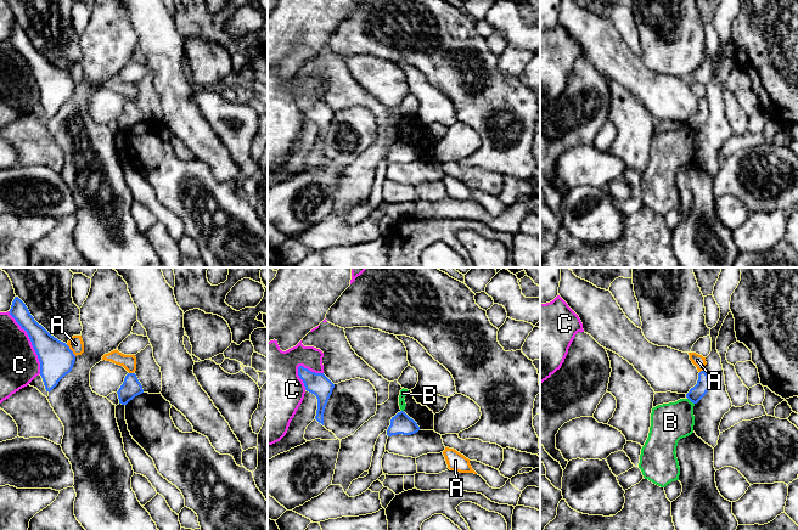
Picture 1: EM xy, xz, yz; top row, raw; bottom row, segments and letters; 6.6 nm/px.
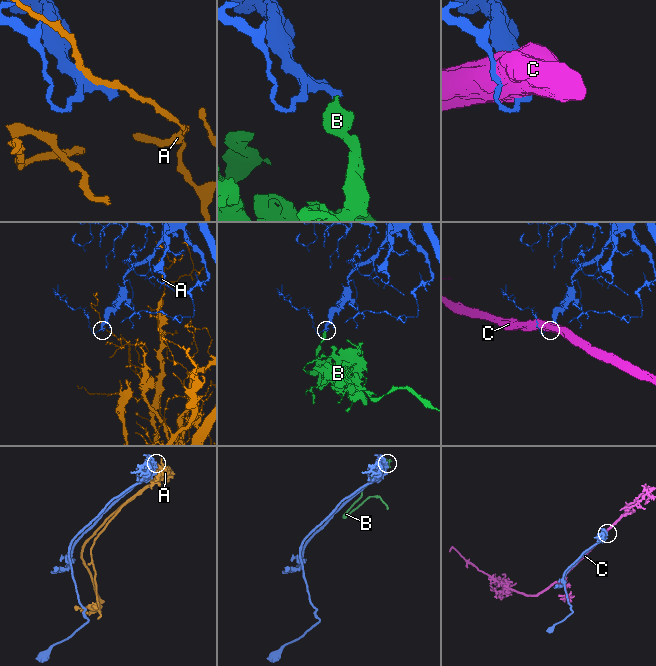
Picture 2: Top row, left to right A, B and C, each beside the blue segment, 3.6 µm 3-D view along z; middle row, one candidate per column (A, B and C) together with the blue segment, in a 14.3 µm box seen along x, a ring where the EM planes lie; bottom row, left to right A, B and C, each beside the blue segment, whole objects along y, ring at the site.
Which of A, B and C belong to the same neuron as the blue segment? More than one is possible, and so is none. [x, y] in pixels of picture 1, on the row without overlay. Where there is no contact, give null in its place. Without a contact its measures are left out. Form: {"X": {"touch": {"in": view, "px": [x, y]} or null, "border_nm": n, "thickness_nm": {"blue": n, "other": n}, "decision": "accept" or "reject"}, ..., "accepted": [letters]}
{"A": {"touch": {"in": "xy", "px": [71, 78]}, "border_nm": 100, "thickness_nm": {"blue": 220, "other": 100}, "decision": "reject"}, "B": {"touch": {"in": "yz", "px": [691, 129]}, "border_nm": 60, "thickness_nm": {"blue": 90, "other": 260}, "decision": "reject"}, "C": {"touch": {"in": "xy", "px": [32, 71]}, "border_nm": 460, "thickness_nm": {"blue": 220, "other": 260}, "decision": "reject"}, "accepted": []}

